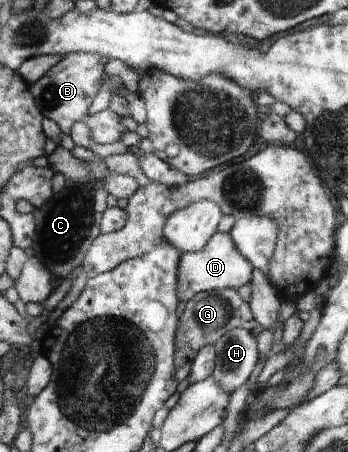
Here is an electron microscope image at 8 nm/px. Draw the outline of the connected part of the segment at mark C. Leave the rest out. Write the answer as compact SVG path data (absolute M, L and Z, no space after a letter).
M59 144L47 157L49 167L54 173L63 174L65 182L60 192L54 193L43 206L33 210L35 235L32 248L43 268L62 280L83 263L89 246L100 234L101 220L110 196L105 190L103 178L109 174L109 170L105 160L81 160Z

